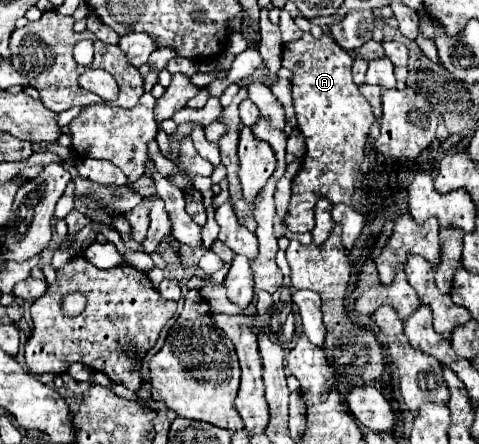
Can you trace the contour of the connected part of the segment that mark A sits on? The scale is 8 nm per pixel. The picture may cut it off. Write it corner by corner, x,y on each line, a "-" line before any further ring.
306,32
300,40
288,42
282,48
282,66
292,70
292,104
298,128
308,148
300,172
292,180
292,198
286,214
290,232
302,234
314,228
314,206
318,198
328,198
332,204
352,204
350,198
354,192
366,190
366,186
354,186
354,182
362,180
366,138
376,118
372,106
352,82
352,62
352,56
334,44
328,34
314,38

